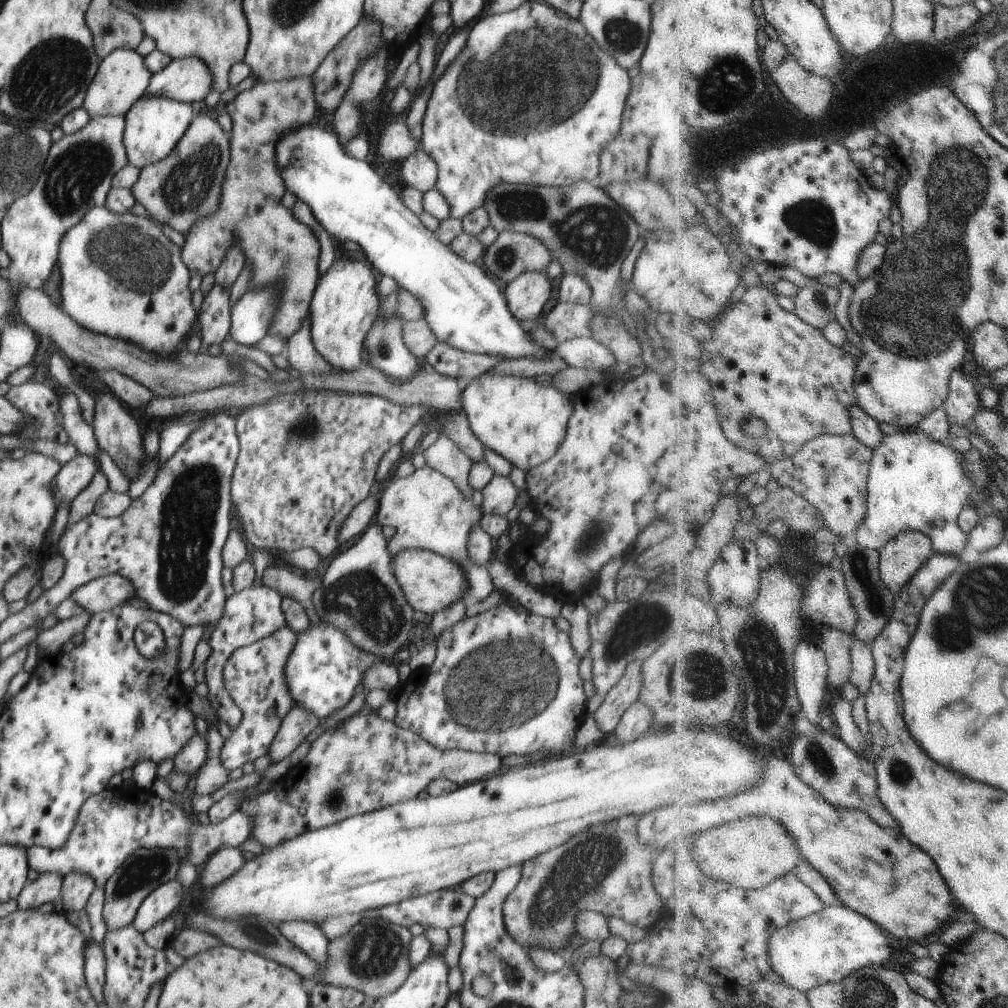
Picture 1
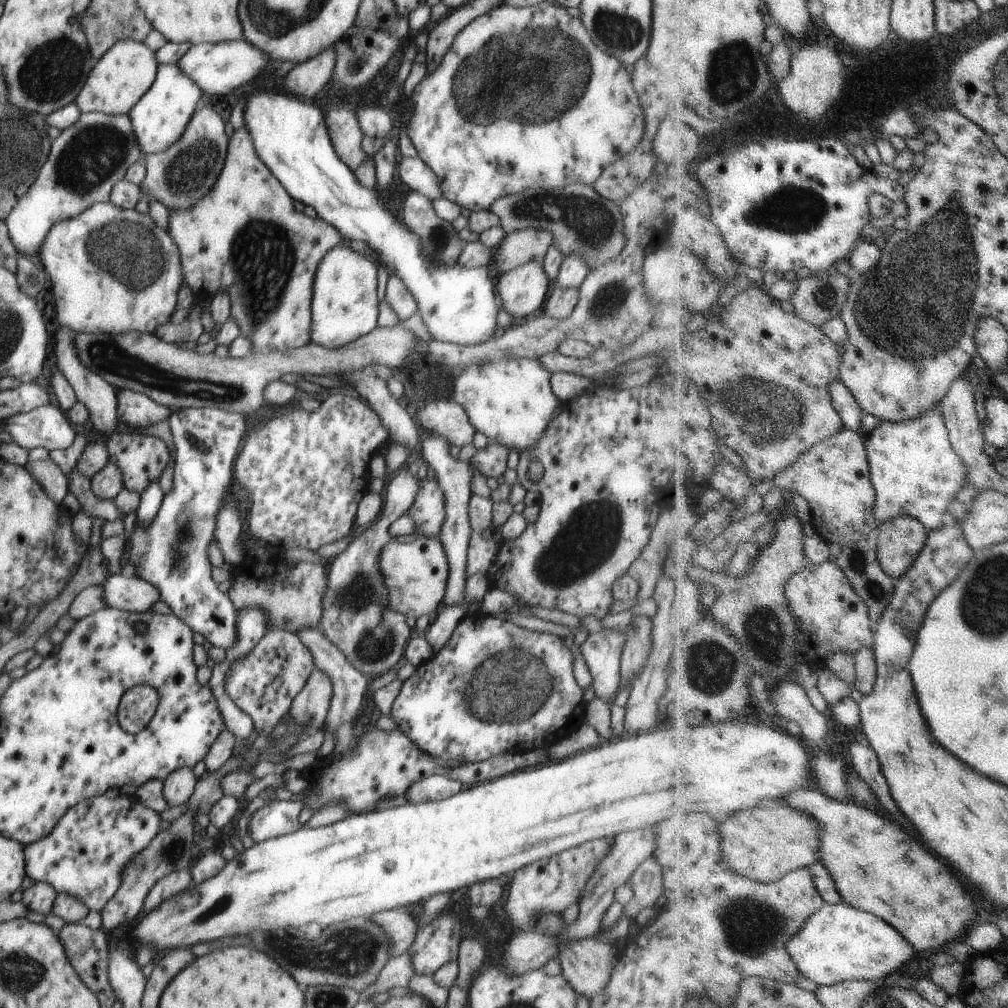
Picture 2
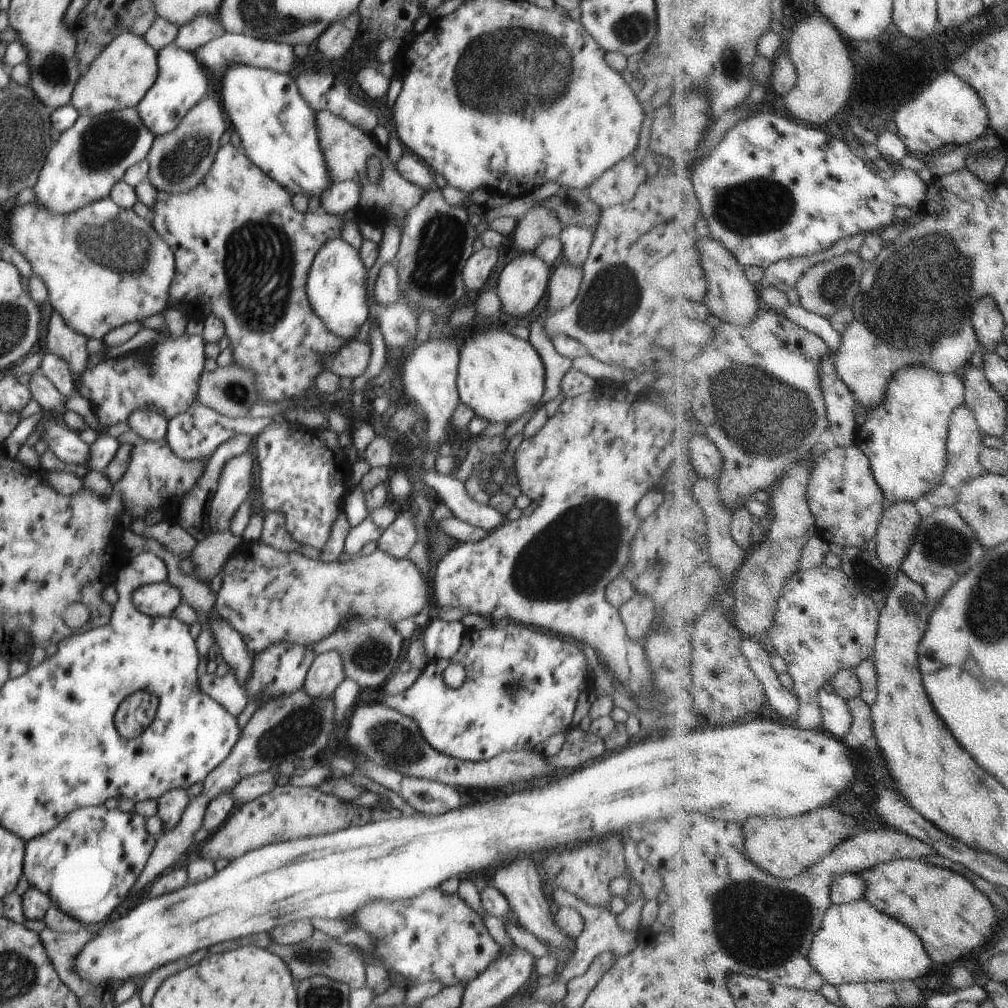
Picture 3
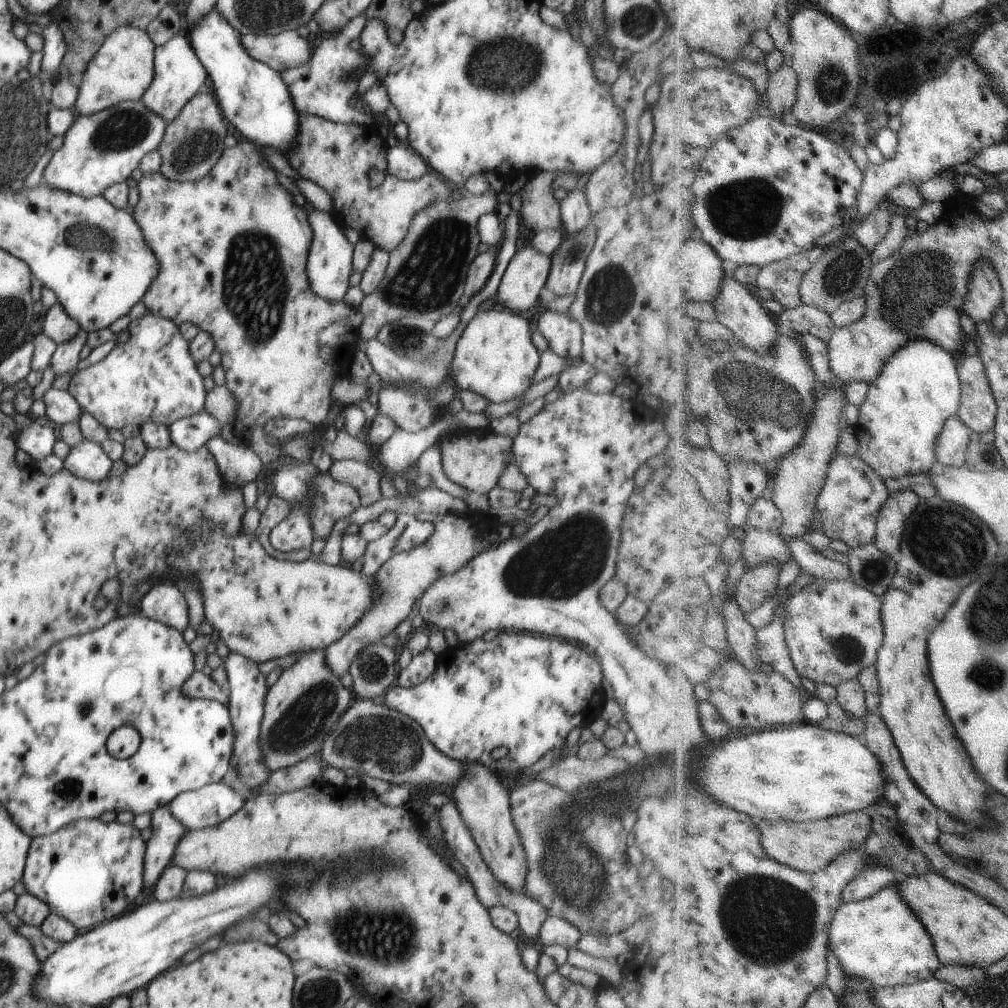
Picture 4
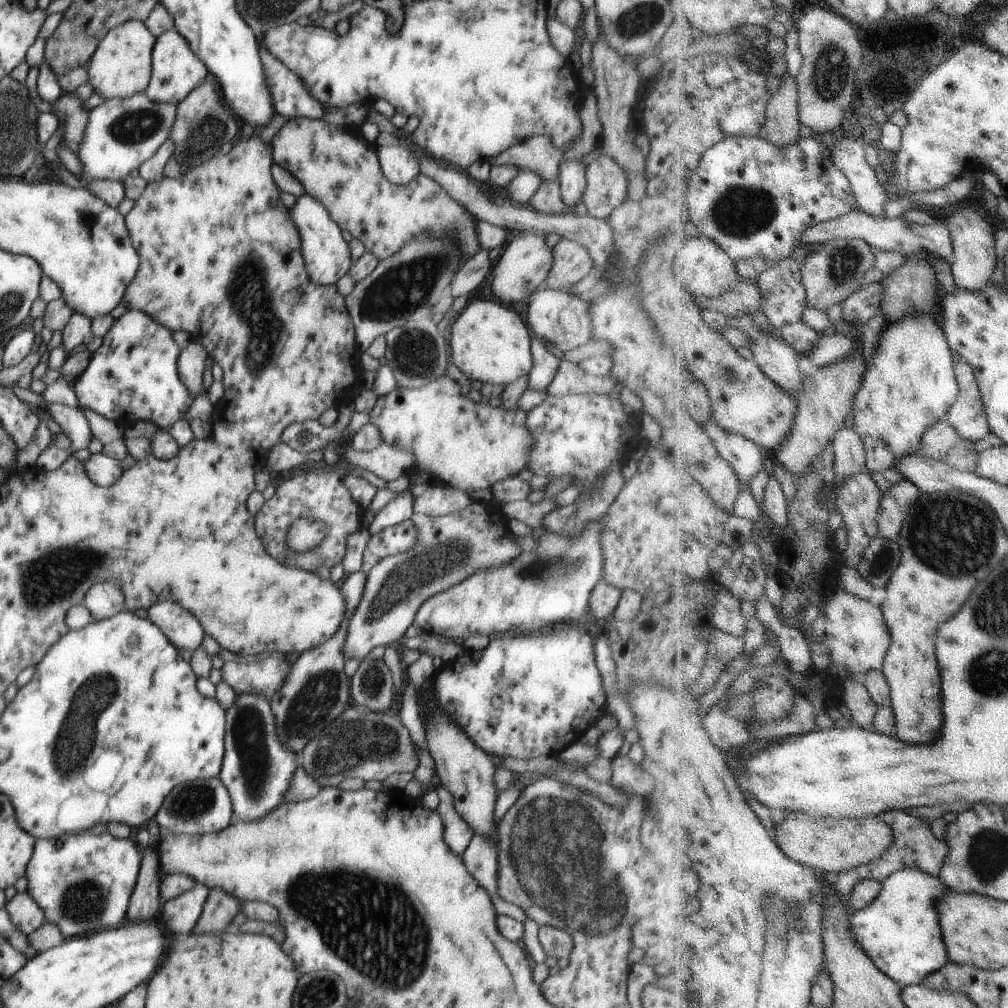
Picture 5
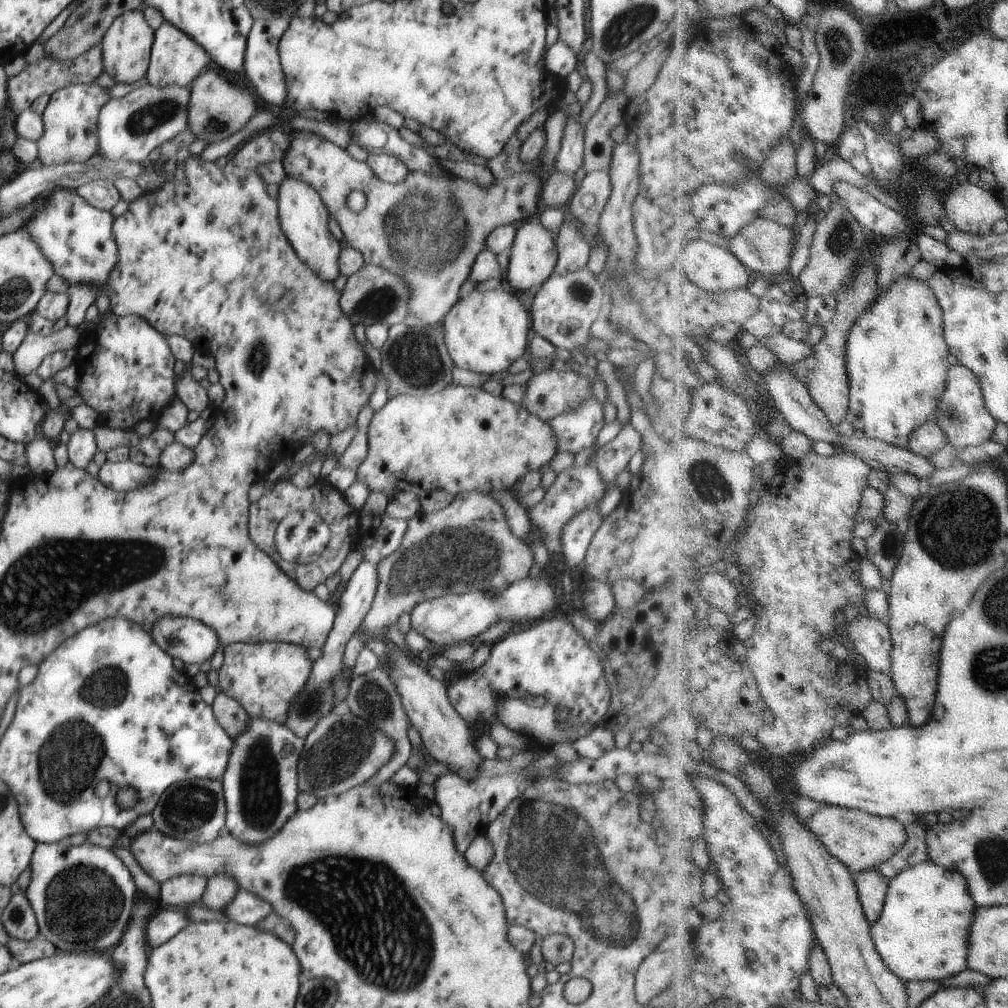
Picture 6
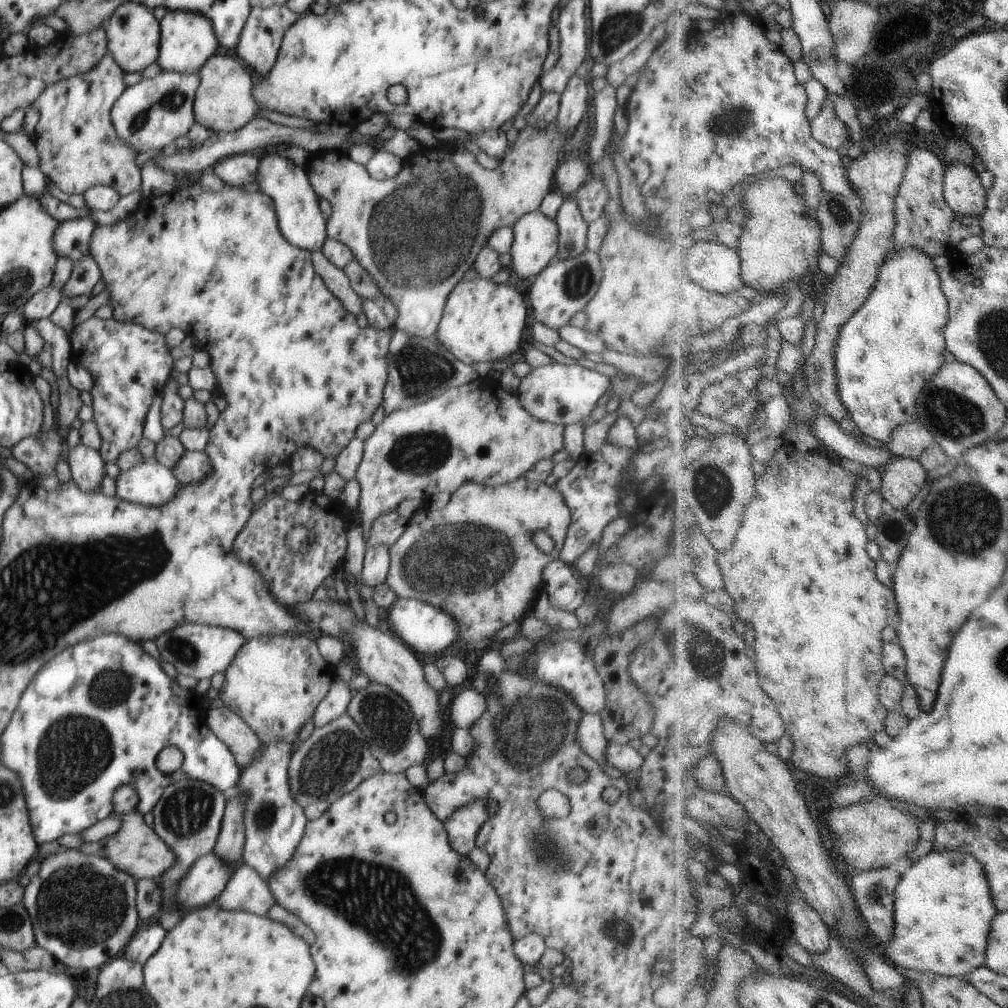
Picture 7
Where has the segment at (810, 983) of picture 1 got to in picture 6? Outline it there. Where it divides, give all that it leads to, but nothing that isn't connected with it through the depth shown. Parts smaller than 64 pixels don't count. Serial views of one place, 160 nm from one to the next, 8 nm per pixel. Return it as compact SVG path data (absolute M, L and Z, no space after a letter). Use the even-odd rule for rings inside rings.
M932 860L926 861L893 879L881 921L873 924L873 935L889 967L907 983L944 981L970 968L971 937L979 908L969 878L963 872L950 870Z

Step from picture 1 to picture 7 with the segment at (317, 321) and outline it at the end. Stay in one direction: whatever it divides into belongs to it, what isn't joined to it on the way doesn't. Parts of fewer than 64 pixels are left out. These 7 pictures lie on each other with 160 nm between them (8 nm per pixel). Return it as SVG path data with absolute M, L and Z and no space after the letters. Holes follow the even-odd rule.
M267 151L259 160L257 175L259 190L267 194L275 204L278 224L282 236L298 248L310 251L321 251L327 236L328 220L322 216L318 205L318 196L309 181L305 167L297 166L292 160L279 153Z

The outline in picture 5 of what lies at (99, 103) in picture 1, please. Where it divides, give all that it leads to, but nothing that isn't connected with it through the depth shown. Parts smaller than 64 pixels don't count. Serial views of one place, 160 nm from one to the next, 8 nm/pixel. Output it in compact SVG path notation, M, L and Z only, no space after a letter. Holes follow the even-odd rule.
M129 19L125 23L120 23L110 30L108 34L99 42L93 57L88 62L89 82L95 93L101 94L104 100L111 98L128 98L133 94L145 92L148 86L151 71L151 54L156 44L155 36L148 30L145 23L138 19Z

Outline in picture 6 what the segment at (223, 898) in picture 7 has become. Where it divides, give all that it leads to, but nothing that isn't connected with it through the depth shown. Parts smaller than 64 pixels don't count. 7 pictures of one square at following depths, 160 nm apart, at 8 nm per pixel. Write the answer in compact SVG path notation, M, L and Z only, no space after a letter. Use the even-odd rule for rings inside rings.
M238 888L234 898L223 908L223 913L240 924L256 924L273 906L253 892Z

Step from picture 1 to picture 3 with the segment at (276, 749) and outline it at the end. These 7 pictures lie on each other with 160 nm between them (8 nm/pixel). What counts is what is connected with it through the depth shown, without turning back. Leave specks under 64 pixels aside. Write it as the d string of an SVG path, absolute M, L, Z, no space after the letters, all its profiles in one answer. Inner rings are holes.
M331 650L315 656L305 676L305 691L313 697L332 697L346 678L341 654Z

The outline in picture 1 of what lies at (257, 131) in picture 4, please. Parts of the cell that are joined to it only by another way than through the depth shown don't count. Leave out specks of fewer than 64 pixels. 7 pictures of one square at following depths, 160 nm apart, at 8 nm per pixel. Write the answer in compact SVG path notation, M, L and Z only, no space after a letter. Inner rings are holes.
M311 123L300 125L294 127L293 132L288 129L279 136L275 152L278 172L284 178L288 192L308 204L316 220L333 238L340 238L340 244L344 240L358 244L379 277L390 276L400 288L412 293L422 303L423 319L438 342L469 353L498 355L503 360L520 357L539 359L552 353L538 345L529 332L522 330L520 320L509 309L501 283L488 274L480 263L469 263L460 258L434 232L424 227L420 217L374 171L371 160L361 161L350 156L342 148L336 132L312 126Z

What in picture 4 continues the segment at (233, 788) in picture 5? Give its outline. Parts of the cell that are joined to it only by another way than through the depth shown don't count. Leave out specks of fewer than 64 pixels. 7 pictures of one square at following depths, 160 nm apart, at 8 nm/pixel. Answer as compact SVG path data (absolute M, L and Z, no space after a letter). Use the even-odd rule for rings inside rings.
M229 652L224 662L224 670L228 676L228 690L230 700L227 707L230 712L230 720L234 738L233 738L233 758L231 765L237 773L237 778L243 784L246 791L242 791L245 800L250 800L256 796L250 796L250 793L256 791L261 785L265 785L271 778L272 772L265 765L265 758L261 747L261 728L262 716L264 712L264 700L266 698L266 676L258 668L258 663L238 654L238 652Z

